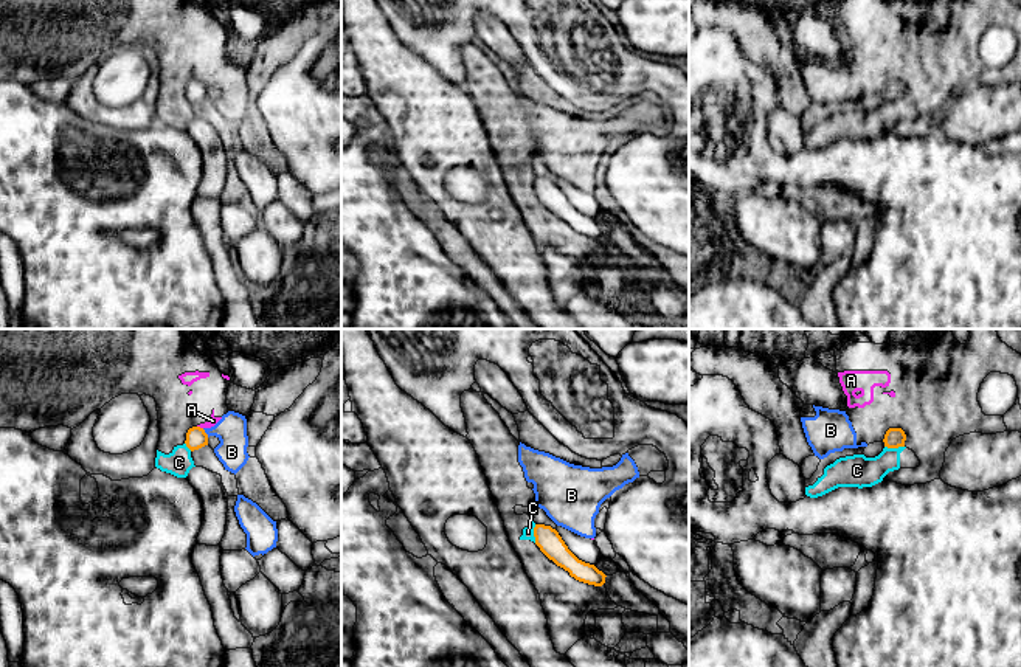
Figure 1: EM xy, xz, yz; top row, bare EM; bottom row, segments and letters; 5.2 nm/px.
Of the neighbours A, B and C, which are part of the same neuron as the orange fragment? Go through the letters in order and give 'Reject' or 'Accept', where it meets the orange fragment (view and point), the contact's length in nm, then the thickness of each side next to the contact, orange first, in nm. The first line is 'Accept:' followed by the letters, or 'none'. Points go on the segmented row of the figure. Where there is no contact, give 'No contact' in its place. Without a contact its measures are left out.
Accept: none
A: Reject. Touches orange at xy (199, 427). Shared border 40 nm. Thickness 110 nm (orange) against 50 nm
B: Reject. Touches orange at xy (205, 433). Shared border 60 nm. Thickness 110 nm (orange) against 160 nm
C: Reject. Touches orange at yz (894, 447). Shared border 100 nm. Thickness 110 nm (orange) against 170 nm

